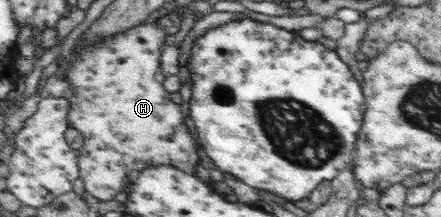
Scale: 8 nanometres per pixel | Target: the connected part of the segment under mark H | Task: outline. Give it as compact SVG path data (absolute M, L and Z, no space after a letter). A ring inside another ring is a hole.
M140 23L128 32L110 36L102 42L94 42L84 52L78 53L69 64L65 81L74 88L69 100L69 127L83 134L84 144L79 151L79 178L84 181L85 190L100 201L121 198L126 186L124 176L132 170L166 164L184 170L196 172L200 156L196 156L197 143L192 132L184 123L180 106L170 100L170 93L164 88L165 78L160 67L161 49L167 34L155 23Z

